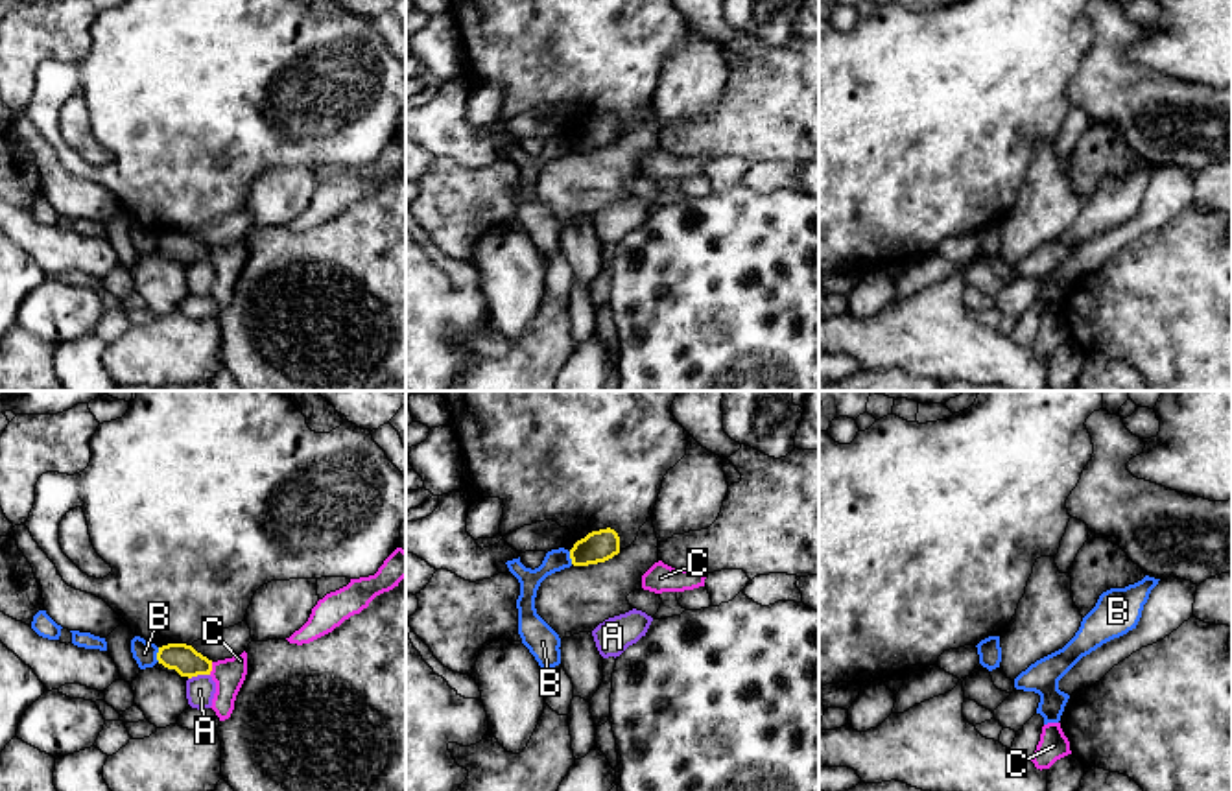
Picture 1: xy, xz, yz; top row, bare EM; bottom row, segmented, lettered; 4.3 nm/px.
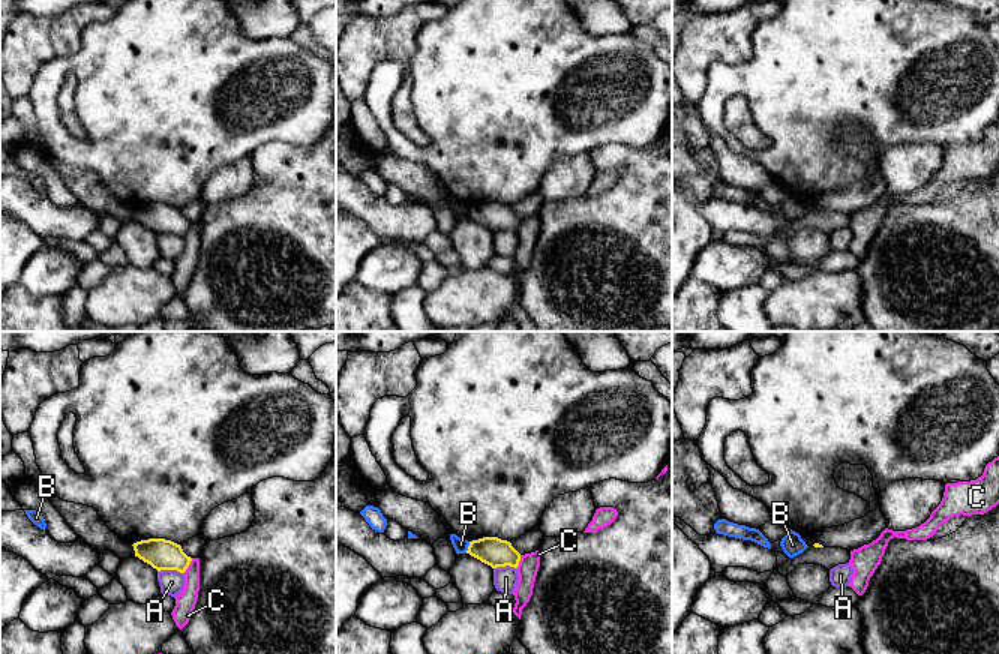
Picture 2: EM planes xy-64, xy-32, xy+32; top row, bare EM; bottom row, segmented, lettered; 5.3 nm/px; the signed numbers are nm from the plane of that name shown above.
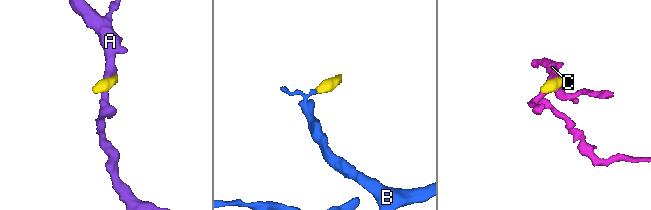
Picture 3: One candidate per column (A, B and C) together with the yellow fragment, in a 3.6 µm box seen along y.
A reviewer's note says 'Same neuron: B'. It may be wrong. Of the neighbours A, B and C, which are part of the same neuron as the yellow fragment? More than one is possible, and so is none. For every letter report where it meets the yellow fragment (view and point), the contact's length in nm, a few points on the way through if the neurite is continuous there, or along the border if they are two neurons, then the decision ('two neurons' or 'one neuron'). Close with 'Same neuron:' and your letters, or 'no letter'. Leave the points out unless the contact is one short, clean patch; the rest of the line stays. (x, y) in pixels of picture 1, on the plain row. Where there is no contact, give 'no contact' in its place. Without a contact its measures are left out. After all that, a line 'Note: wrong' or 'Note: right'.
A: xy (198, 260) | 100 nm | along xy (209, 260), (198, 260), (189, 266) | two neurons
B: xy (157, 242) | 60 nm | along xy (159, 235), (157, 247) | two neurons
C: xy (211, 255) | 60 nm | two neurons
Same neuron: no letter
Note: wrong

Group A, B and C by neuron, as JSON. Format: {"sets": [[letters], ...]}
{"sets": [["A"], ["B"], ["C"]]}

